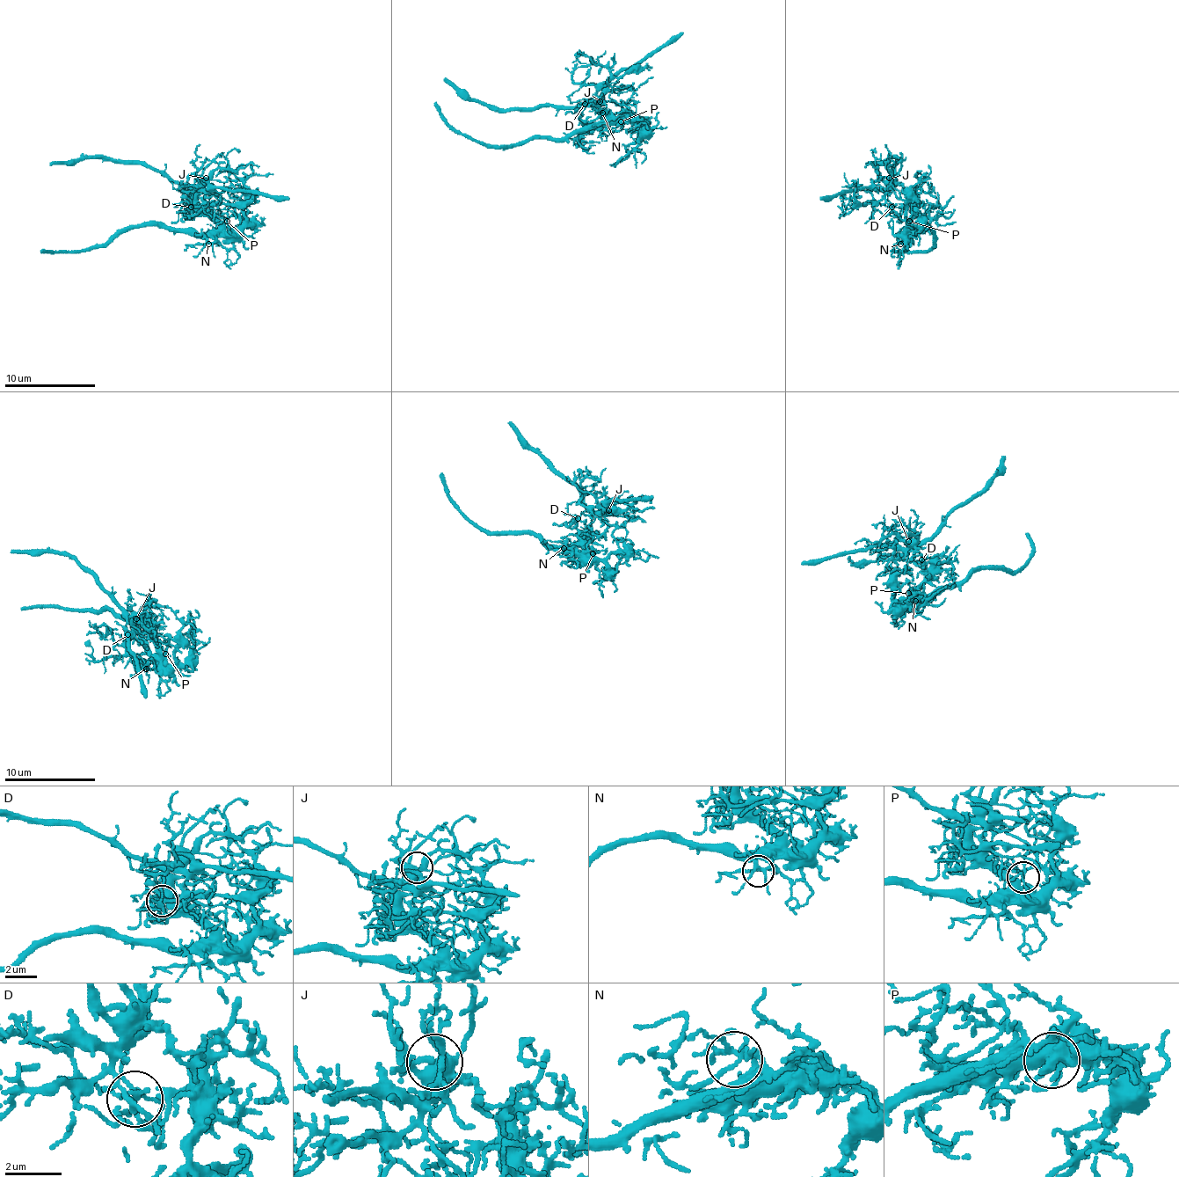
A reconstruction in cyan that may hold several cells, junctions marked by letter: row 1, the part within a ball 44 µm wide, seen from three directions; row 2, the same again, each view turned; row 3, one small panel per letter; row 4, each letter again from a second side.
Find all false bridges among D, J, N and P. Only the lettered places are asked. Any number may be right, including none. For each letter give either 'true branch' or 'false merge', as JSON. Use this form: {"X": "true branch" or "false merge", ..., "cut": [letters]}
{"D": "false merge", "J": "true branch", "N": "true branch", "P": "true branch", "cut": ["D"]}

